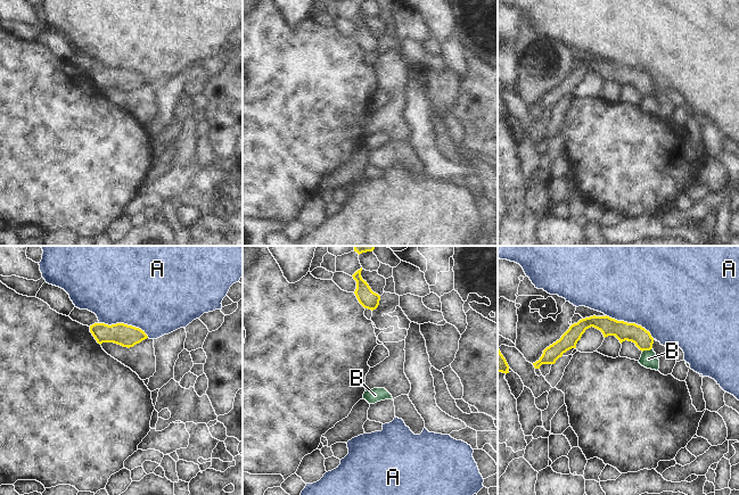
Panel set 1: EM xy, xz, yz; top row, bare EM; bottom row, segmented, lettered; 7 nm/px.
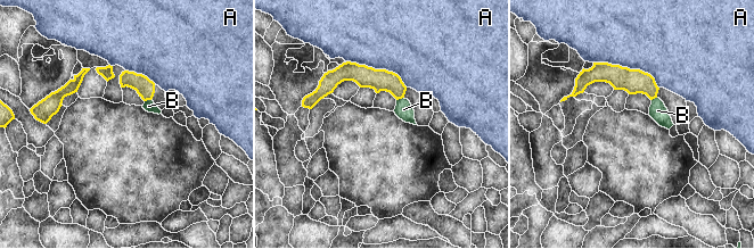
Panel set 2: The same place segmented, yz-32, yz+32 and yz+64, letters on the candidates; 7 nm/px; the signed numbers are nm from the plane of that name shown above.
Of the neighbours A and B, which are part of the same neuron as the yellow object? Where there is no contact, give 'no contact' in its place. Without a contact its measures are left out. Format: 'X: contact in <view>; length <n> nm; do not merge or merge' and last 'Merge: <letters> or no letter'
A: contact in xy; length 360 nm; do not merge
B: contact in yz; length 70 nm; do not merge
Merge: no letter

